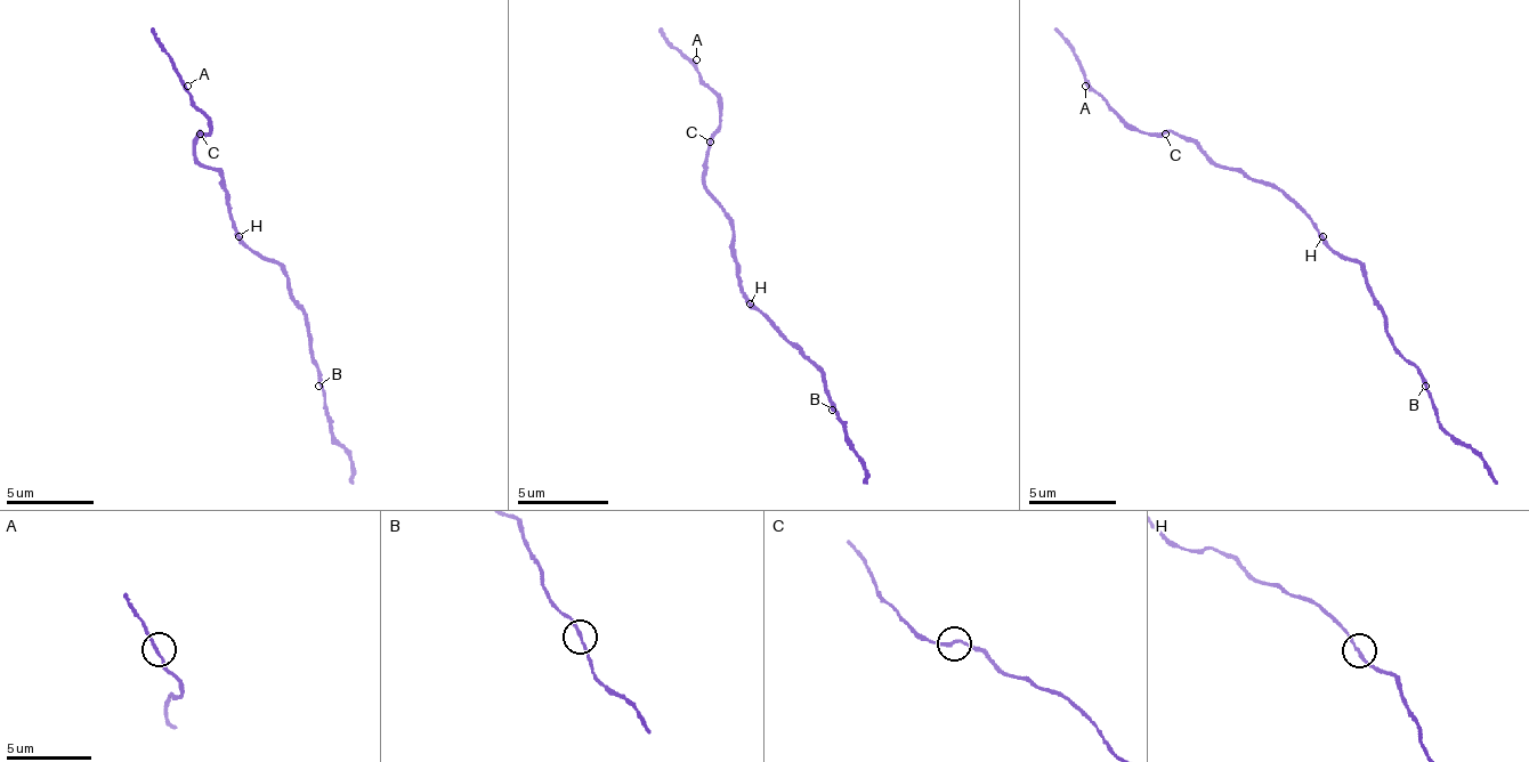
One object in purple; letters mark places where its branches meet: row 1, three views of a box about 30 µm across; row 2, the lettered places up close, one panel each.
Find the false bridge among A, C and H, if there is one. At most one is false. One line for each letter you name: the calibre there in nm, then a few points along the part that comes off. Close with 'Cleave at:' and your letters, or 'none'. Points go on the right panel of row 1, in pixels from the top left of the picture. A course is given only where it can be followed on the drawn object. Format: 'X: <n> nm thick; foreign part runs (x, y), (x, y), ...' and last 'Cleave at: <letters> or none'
Cleave at: none

